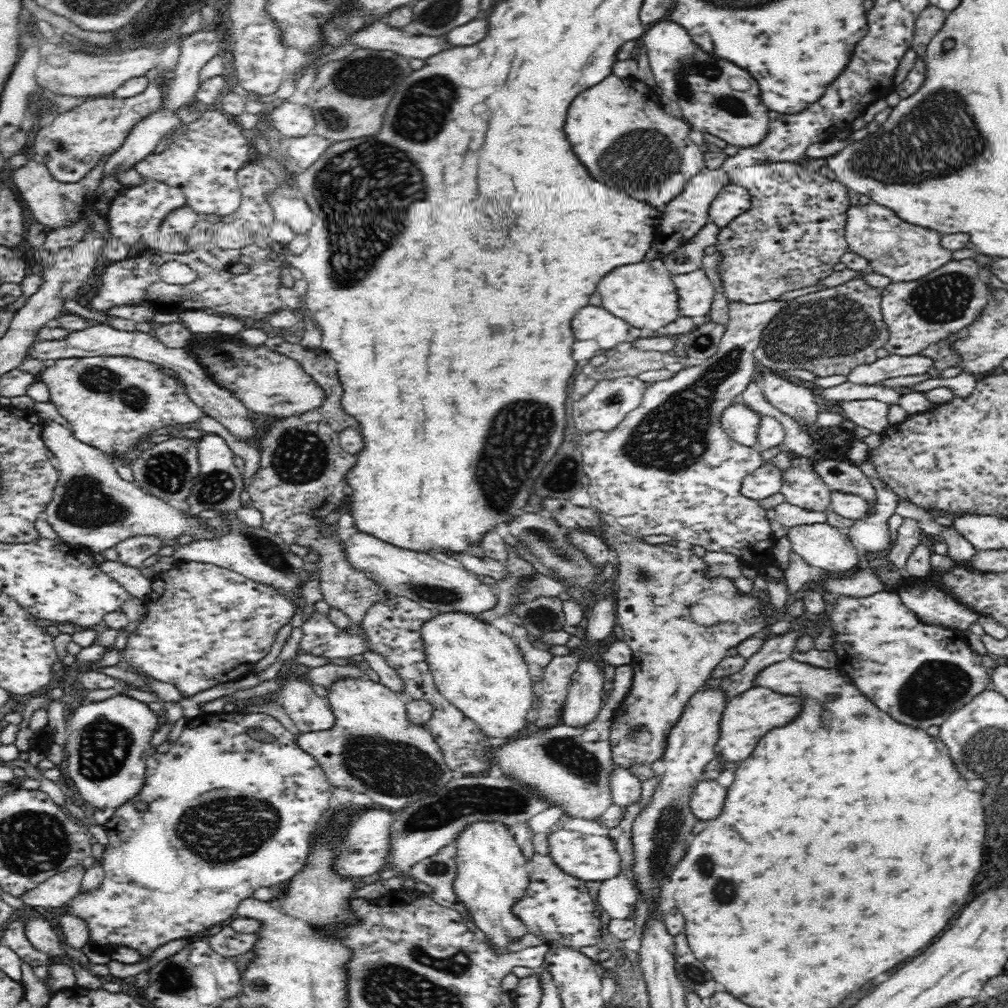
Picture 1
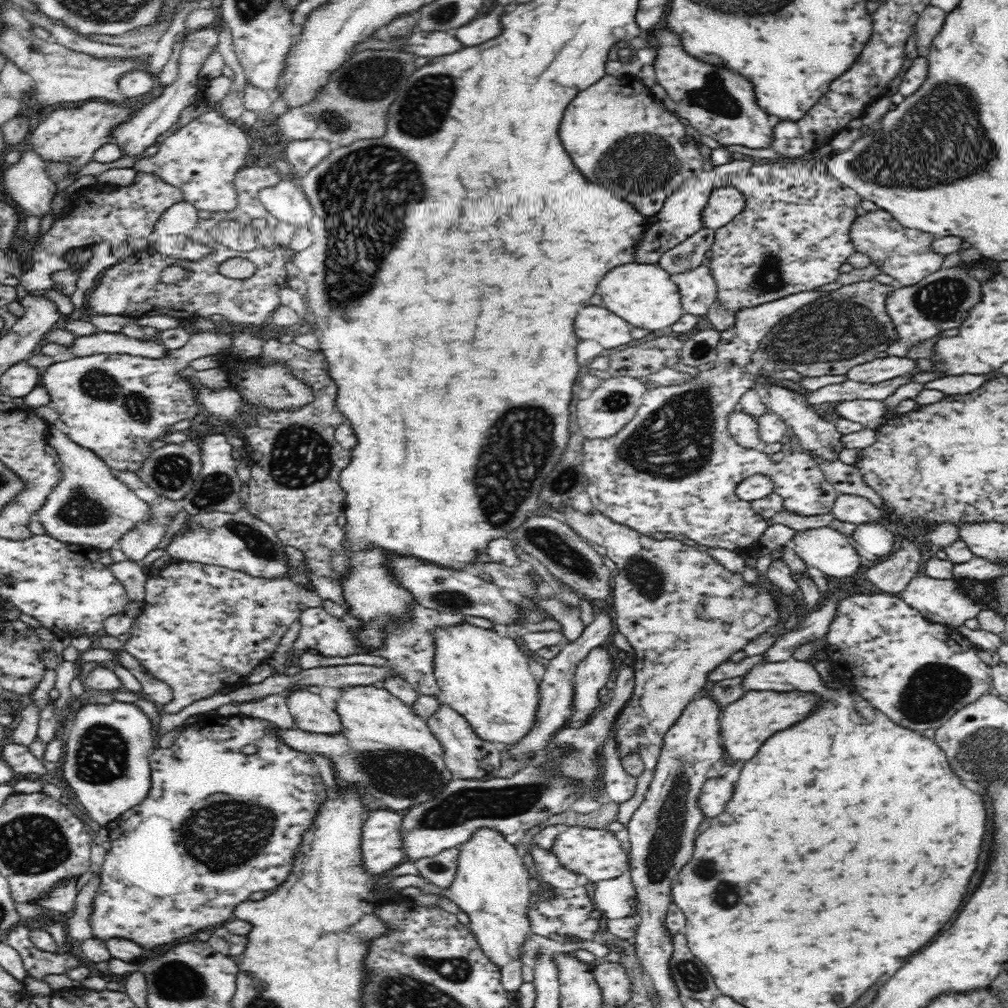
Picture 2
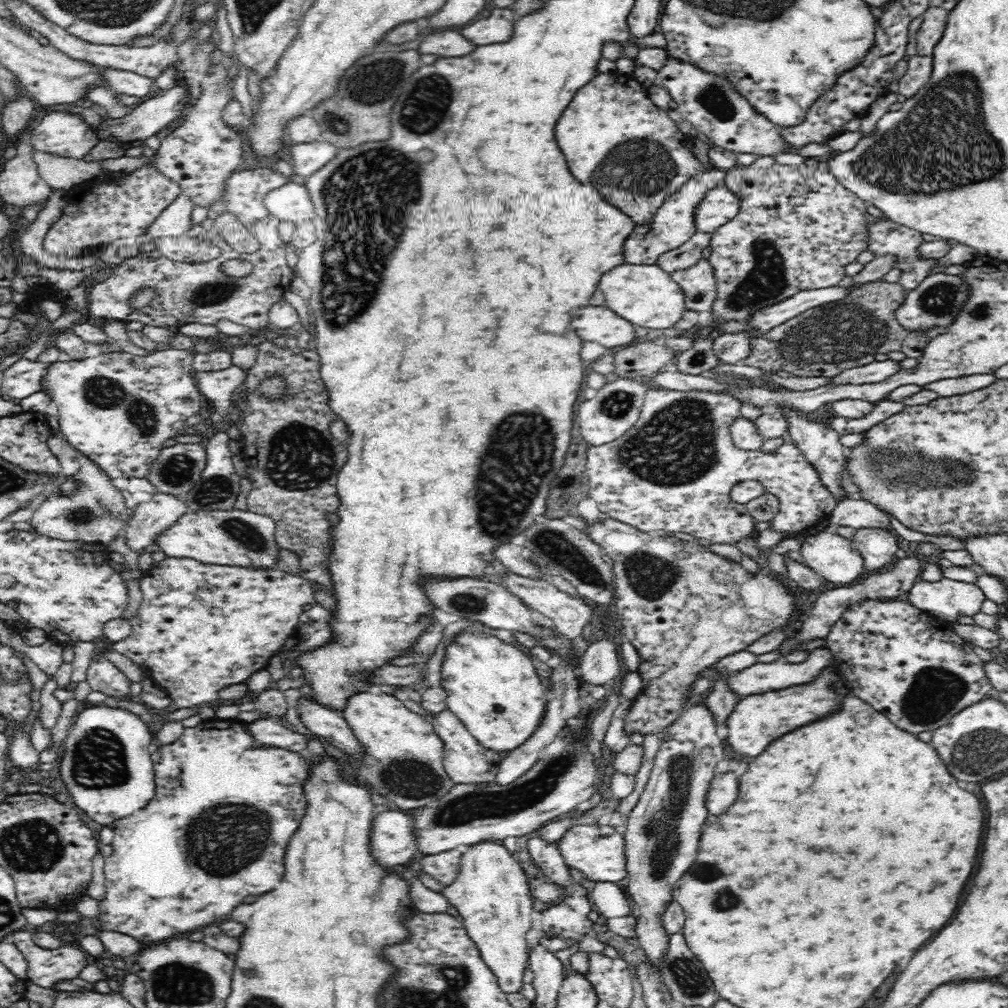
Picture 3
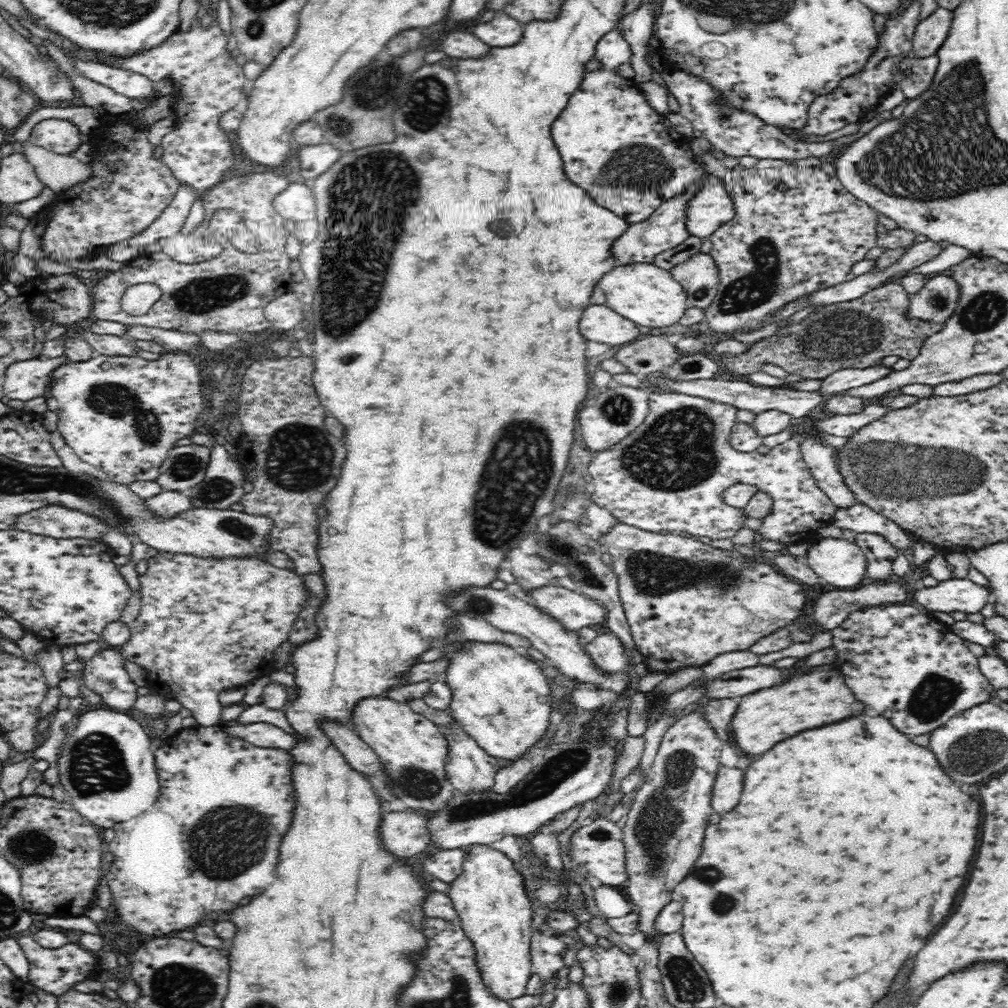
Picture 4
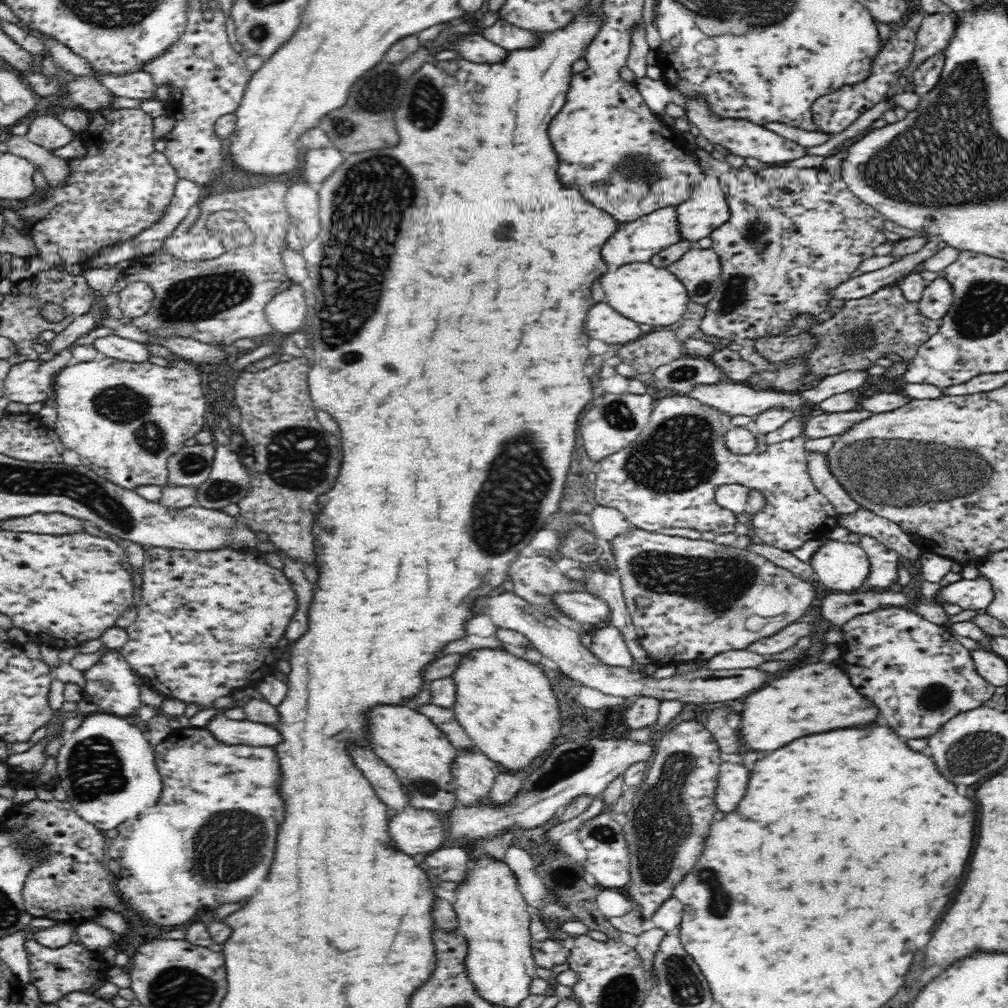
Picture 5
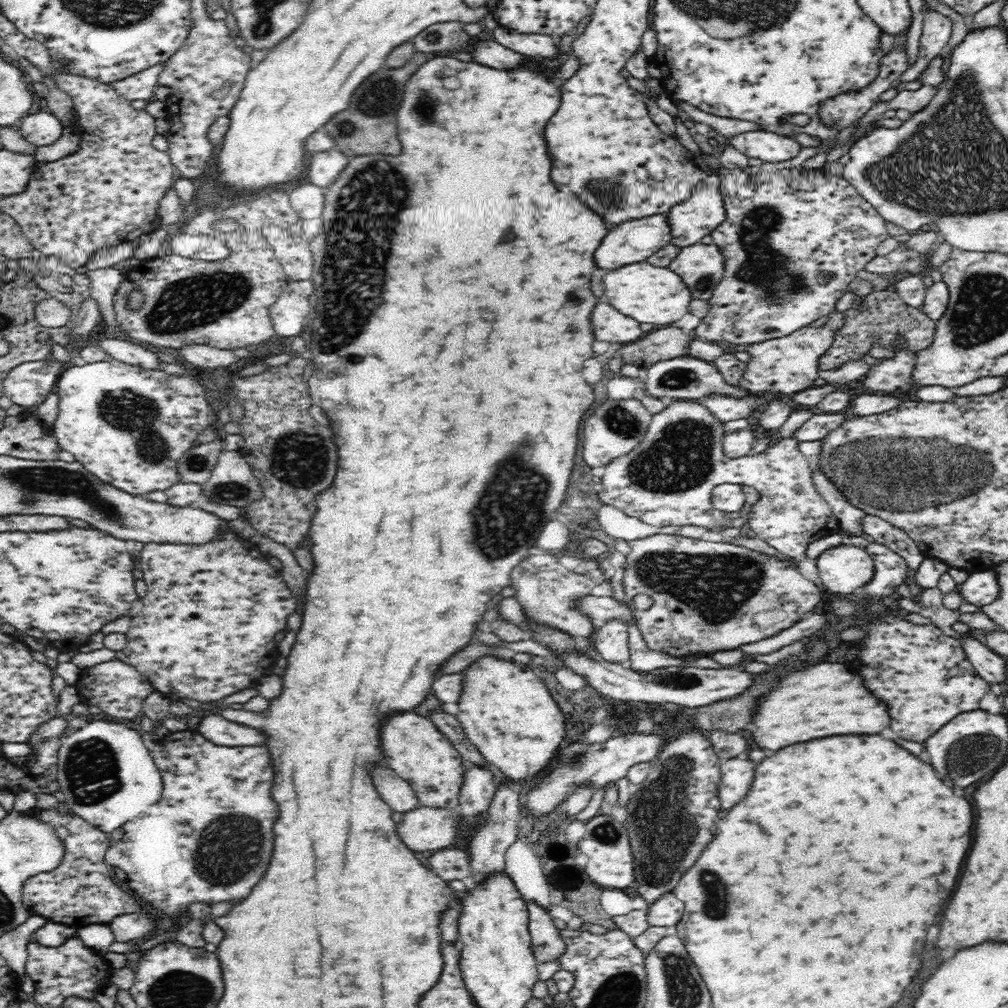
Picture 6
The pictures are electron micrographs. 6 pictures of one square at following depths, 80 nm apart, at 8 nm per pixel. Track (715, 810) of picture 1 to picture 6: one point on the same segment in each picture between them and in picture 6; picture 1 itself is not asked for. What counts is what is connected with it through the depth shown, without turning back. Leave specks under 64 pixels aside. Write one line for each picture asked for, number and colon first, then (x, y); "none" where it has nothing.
2: (715, 792)
3: (723, 788)
4: (727, 787)
5: (732, 778)
6: (736, 775)

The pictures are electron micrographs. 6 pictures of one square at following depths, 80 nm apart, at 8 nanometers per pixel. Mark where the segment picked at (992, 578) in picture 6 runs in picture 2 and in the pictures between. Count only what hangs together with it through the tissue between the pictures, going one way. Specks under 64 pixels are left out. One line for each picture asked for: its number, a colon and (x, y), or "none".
2: (941, 601)
3: (947, 599)
4: (952, 595)
5: (968, 594)

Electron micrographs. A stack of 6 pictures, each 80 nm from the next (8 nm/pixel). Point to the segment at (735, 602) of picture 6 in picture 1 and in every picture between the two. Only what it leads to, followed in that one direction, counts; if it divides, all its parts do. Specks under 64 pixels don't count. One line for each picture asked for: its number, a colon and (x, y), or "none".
1: (673, 656)
2: (659, 585)
3: (673, 597)
4: (686, 602)
5: (703, 596)

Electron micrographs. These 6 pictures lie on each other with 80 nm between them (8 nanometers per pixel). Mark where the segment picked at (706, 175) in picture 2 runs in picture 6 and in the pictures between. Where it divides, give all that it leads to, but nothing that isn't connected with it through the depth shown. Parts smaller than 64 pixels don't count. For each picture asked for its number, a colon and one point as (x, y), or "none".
3: (673, 224)
4: (667, 227)
5: (638, 241)
6: (633, 241)

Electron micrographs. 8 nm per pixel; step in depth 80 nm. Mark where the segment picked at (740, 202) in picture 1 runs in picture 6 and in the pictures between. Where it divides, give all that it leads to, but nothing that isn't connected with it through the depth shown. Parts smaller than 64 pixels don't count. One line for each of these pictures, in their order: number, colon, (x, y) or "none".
2: (725, 203)
3: (720, 205)
4: (712, 206)
5: (707, 208)
6: (691, 220)

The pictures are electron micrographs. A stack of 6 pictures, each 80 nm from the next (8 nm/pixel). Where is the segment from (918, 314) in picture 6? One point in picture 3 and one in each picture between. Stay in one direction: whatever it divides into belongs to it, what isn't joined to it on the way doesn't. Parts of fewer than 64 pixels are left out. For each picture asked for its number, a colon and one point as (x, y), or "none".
3: (827, 339)
4: (850, 334)
5: (861, 331)

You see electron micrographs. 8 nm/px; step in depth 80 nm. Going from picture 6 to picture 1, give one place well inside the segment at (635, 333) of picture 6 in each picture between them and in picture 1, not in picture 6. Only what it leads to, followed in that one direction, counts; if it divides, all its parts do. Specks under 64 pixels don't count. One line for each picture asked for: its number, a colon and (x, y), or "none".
1: (591, 323)
2: (593, 323)
3: (596, 324)
4: (600, 324)
5: (603, 323)

